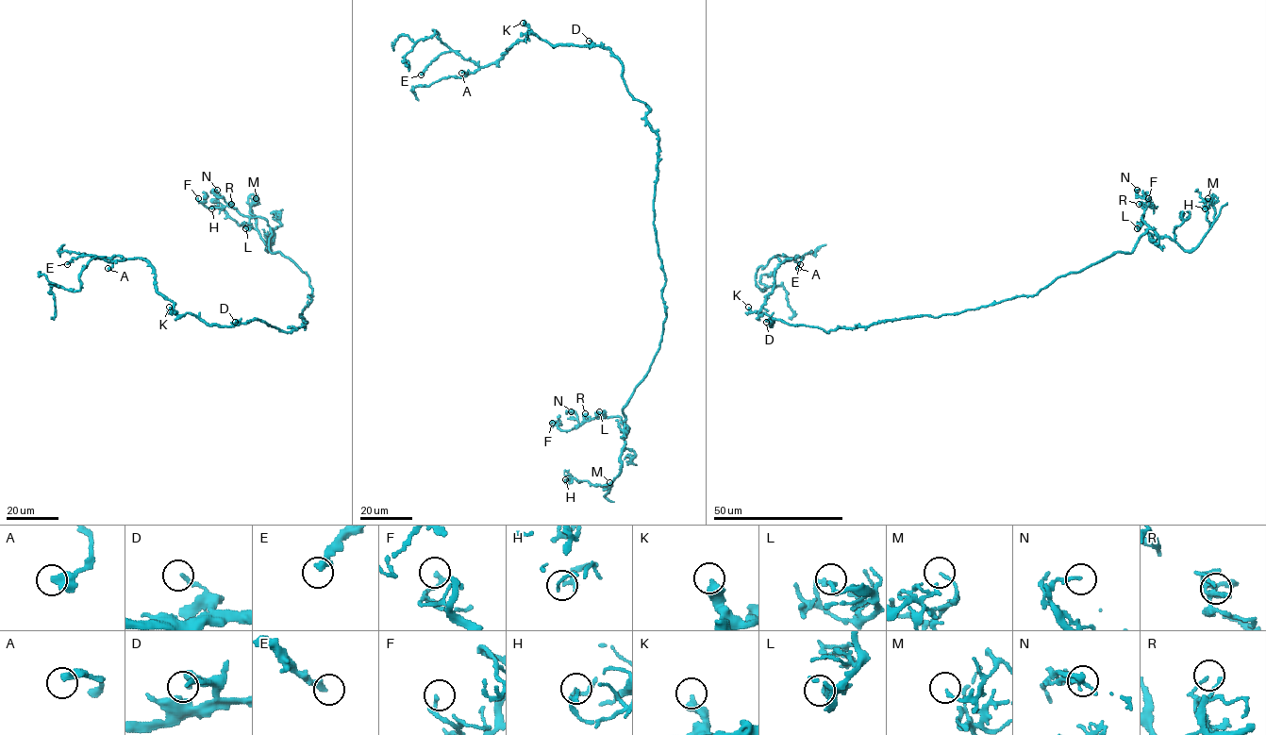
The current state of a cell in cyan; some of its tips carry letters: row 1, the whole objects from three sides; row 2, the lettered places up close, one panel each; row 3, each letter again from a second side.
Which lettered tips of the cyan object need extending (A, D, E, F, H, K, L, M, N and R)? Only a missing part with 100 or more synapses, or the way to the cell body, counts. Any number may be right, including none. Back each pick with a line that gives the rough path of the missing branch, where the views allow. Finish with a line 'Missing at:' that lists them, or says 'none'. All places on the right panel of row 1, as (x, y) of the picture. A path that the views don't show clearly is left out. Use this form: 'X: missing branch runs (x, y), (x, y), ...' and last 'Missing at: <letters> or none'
Missing at: none

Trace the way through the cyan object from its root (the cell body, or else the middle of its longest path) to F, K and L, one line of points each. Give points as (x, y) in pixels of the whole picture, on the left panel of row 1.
F: (305, 322), (300, 314), (311, 300), (309, 278), (269, 250), (268, 222), (229, 206), (207, 208), (198, 198)
K: (305, 322), (305, 327), (290, 332), (259, 320), (218, 325), (190, 313), (177, 315), (169, 307)
L: (305, 322), (300, 314), (311, 300), (308, 275), (269, 250), (264, 219), (250, 217), (245, 228)

